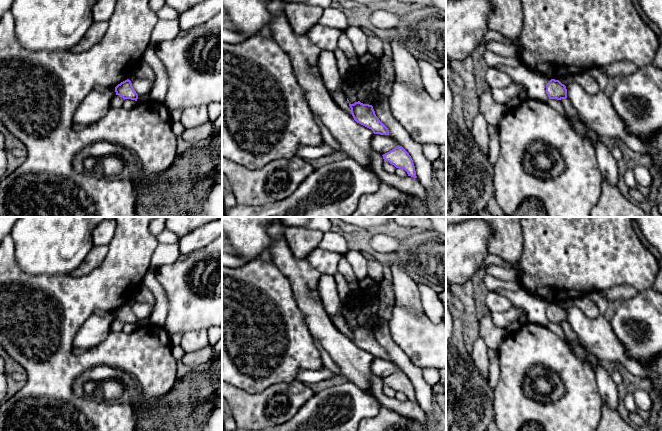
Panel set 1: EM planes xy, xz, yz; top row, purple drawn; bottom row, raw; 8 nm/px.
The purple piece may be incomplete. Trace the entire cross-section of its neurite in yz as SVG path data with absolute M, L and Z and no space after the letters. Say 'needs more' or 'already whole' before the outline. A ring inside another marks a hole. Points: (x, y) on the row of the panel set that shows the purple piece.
already whole; M551 79L546 84L546 93L549 99L566 99L567 98L567 89L564 84L559 80Z

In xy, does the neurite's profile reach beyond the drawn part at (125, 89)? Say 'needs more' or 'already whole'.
already whole

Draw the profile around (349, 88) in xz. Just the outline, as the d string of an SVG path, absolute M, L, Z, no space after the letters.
M358 79L352 81L344 81L342 85L342 92L346 96L356 95L359 91L361 83Z

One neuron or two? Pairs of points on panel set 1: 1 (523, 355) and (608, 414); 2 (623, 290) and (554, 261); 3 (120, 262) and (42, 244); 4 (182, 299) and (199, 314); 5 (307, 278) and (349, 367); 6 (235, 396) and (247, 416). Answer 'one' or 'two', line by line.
1: two
2: two
3: two
4: one
5: one
6: one

